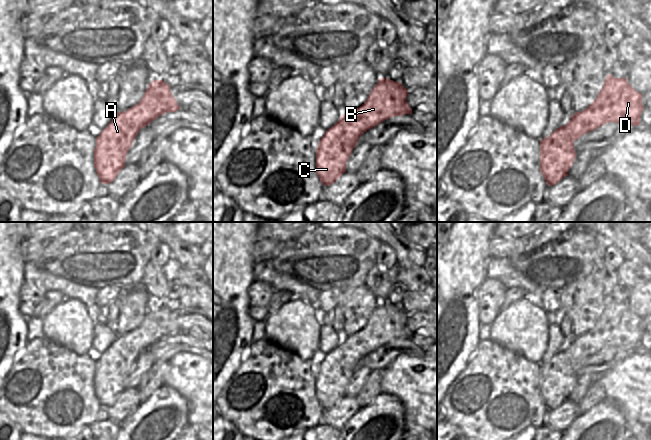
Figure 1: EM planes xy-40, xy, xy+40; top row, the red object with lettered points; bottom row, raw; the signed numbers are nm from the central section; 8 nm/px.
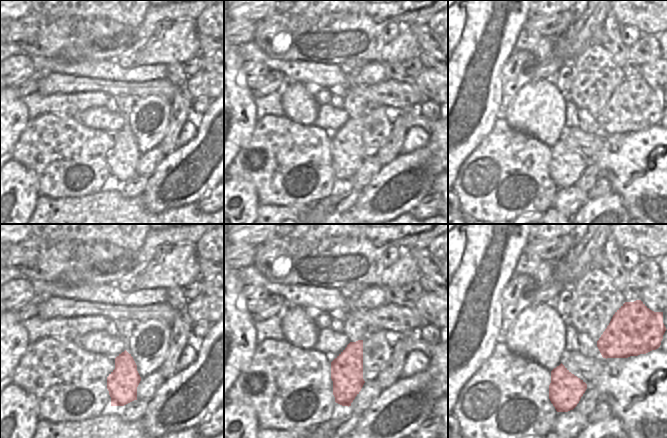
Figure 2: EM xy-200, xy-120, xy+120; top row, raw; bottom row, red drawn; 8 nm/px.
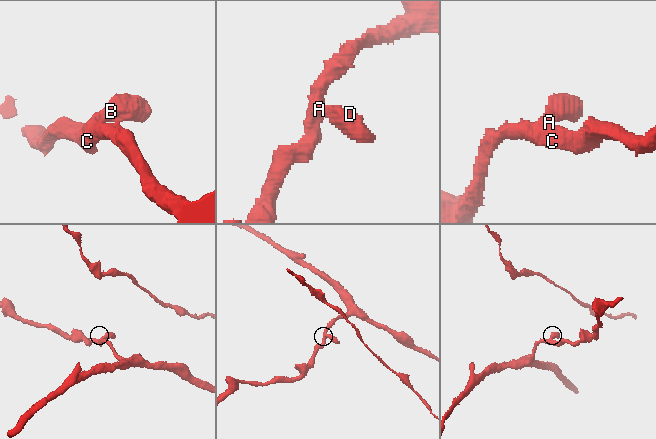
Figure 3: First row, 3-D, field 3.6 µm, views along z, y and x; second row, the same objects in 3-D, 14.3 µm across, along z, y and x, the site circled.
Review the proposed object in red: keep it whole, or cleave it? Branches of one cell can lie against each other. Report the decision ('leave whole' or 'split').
leave whole

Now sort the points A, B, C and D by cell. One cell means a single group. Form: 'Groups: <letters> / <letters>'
Groups: A B C D.

